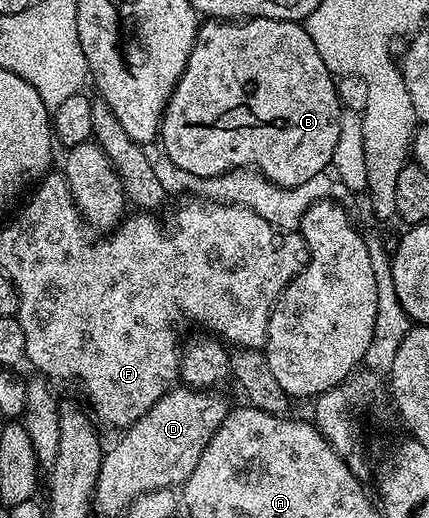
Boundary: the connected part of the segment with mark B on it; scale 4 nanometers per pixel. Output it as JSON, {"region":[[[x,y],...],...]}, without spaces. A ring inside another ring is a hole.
{"region":[[[256,16],[245,22],[223,22],[213,18],[199,23],[196,42],[192,46],[192,54],[186,63],[184,74],[178,80],[170,100],[166,103],[166,113],[162,115],[162,130],[160,145],[165,159],[171,160],[182,170],[188,170],[193,176],[222,176],[233,168],[253,168],[267,176],[274,184],[281,188],[300,186],[300,182],[308,182],[308,178],[316,178],[316,174],[326,172],[331,167],[336,142],[340,138],[340,118],[344,109],[338,100],[338,86],[335,77],[324,66],[324,58],[320,58],[320,50],[308,38],[308,30],[296,20],[273,20]]]}

